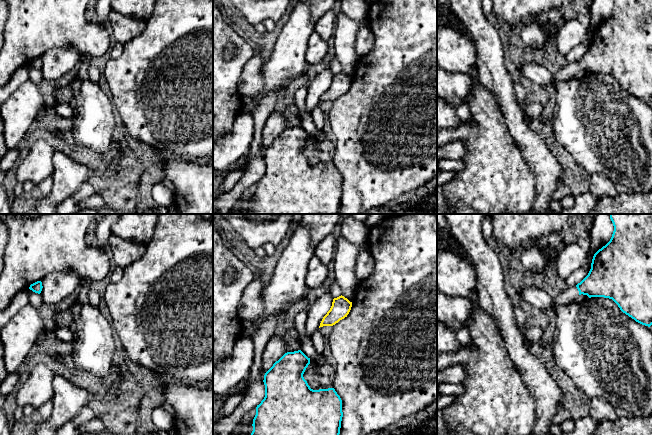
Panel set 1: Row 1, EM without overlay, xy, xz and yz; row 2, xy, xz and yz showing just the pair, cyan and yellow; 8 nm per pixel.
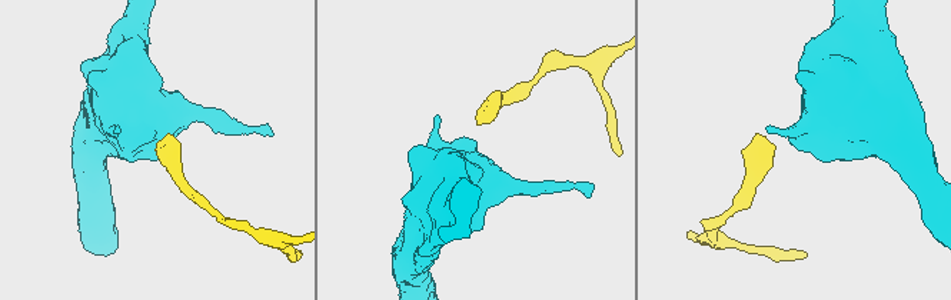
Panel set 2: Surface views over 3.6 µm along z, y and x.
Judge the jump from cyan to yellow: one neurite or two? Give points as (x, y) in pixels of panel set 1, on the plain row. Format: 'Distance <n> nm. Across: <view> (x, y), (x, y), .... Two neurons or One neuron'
Distance 240 nm. Across: xz (300, 126), (319, 103). One neuron

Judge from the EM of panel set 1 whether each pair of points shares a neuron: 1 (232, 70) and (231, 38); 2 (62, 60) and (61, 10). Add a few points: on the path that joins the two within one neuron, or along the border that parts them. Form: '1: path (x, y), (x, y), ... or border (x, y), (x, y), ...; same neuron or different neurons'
1: path (237, 62), (239, 60), (239, 46); same neuron
2: border (81, 54), (72, 47), (53, 47), (40, 56); different neurons

